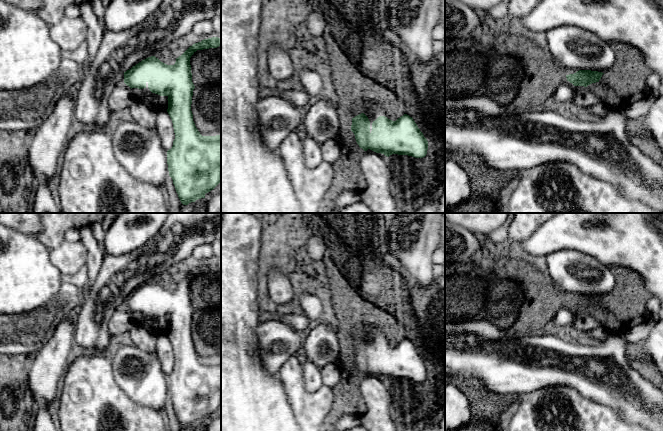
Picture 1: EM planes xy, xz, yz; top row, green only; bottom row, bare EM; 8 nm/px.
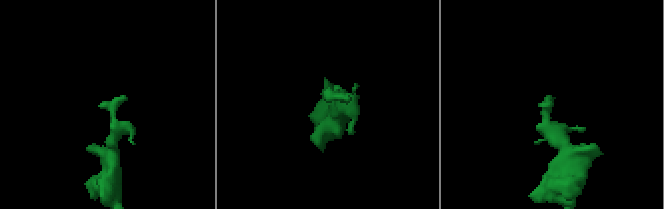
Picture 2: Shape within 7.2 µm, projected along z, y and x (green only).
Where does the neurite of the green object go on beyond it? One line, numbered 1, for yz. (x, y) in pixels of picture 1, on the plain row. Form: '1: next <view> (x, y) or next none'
1: next none

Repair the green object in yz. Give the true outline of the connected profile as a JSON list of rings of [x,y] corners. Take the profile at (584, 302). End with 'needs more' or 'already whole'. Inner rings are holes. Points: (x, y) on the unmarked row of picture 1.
[[[579,294],[574,298],[566,299],[567,305],[574,310],[587,311],[592,307],[599,306],[604,297],[591,294]]] | already whole

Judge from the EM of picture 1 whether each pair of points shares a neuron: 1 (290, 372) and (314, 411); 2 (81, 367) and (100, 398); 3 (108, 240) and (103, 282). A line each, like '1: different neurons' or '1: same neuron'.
1: same neuron
2: same neuron
3: different neurons

